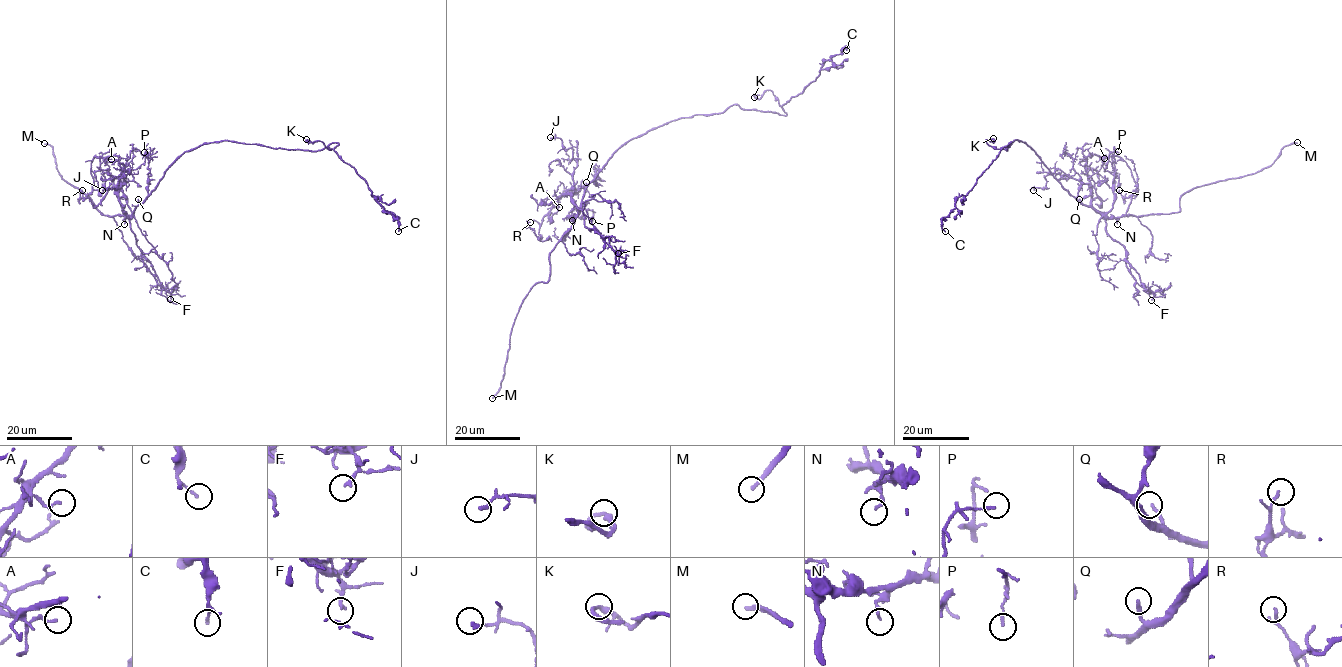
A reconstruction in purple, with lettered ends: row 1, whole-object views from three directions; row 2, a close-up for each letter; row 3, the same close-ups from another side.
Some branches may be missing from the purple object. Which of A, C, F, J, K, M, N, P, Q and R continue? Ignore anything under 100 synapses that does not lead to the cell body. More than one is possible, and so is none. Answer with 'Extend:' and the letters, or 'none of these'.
Extend: M, Q

